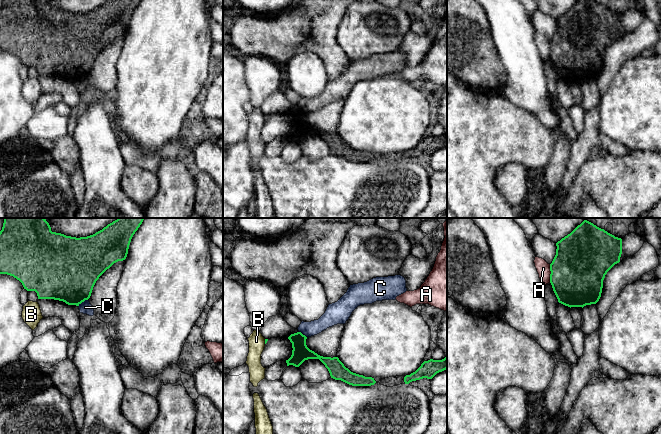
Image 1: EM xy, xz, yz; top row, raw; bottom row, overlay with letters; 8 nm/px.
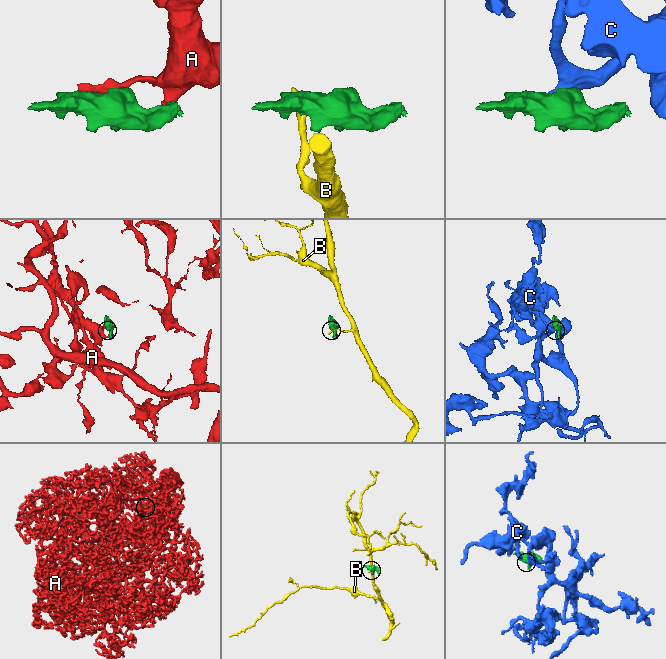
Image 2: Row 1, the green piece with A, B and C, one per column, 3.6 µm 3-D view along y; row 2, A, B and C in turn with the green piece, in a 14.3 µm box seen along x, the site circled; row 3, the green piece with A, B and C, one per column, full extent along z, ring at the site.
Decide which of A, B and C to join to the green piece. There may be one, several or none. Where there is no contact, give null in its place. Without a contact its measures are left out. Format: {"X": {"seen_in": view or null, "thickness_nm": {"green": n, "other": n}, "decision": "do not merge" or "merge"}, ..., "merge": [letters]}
{"A": {"seen_in": "yz", "thickness_nm": {"green": 440, "other": 110}, "decision": "do not merge"}, "B": {"seen_in": "xz", "thickness_nm": {"green": 20, "other": 130}, "decision": "do not merge"}, "C": {"seen_in": "xy", "thickness_nm": {"green": 440, "other": 100}, "decision": "do not merge"}, "merge": []}

